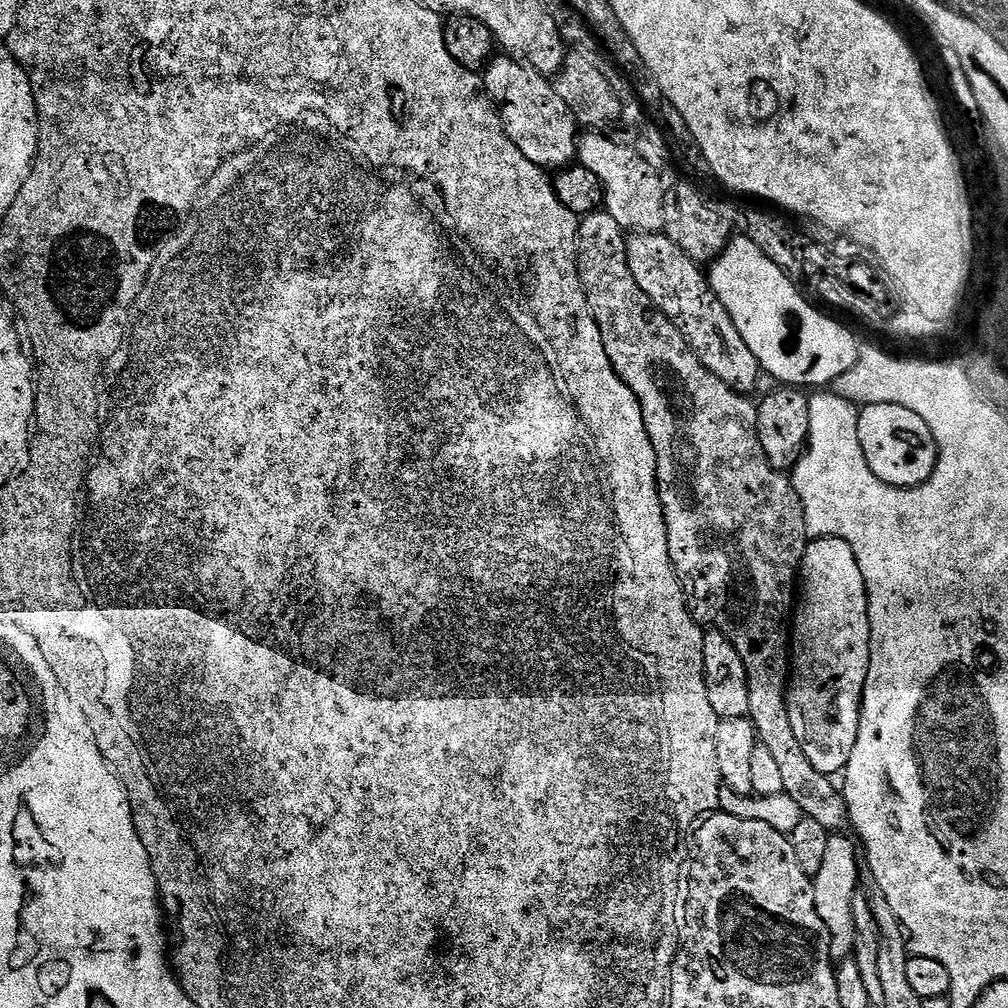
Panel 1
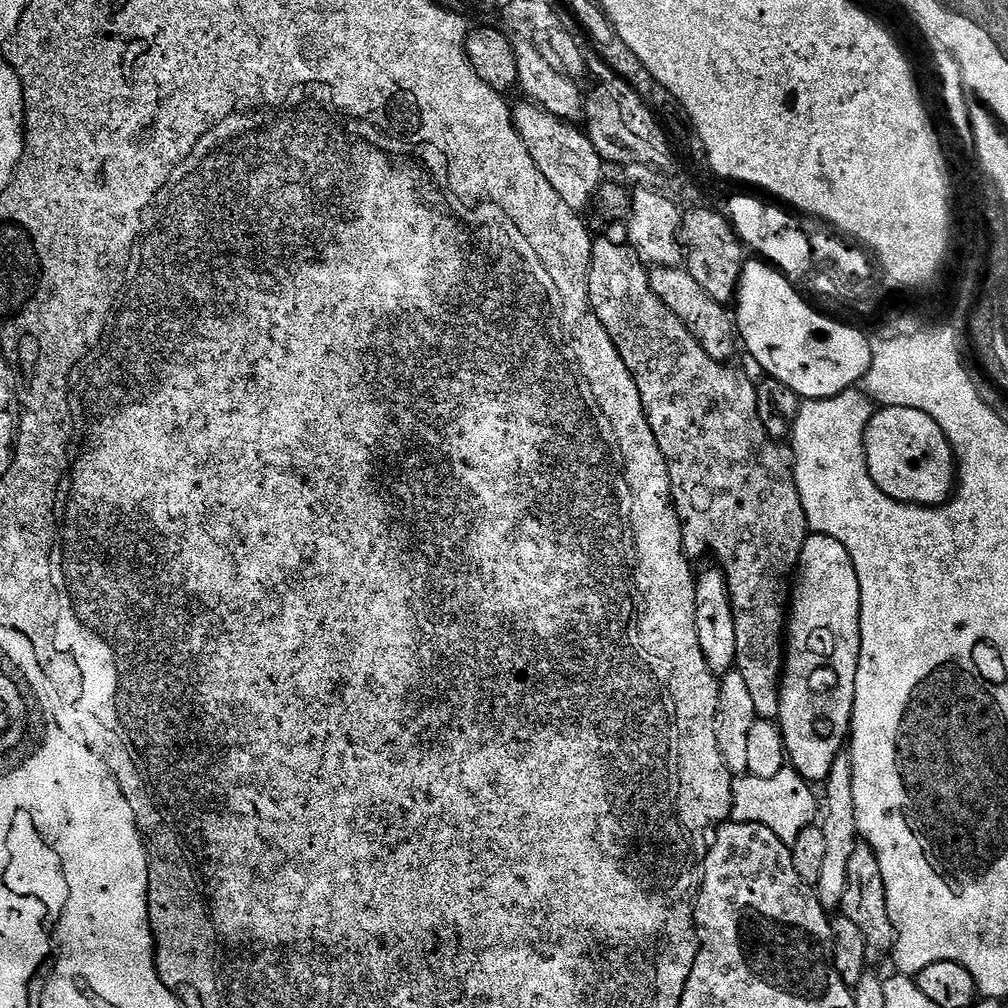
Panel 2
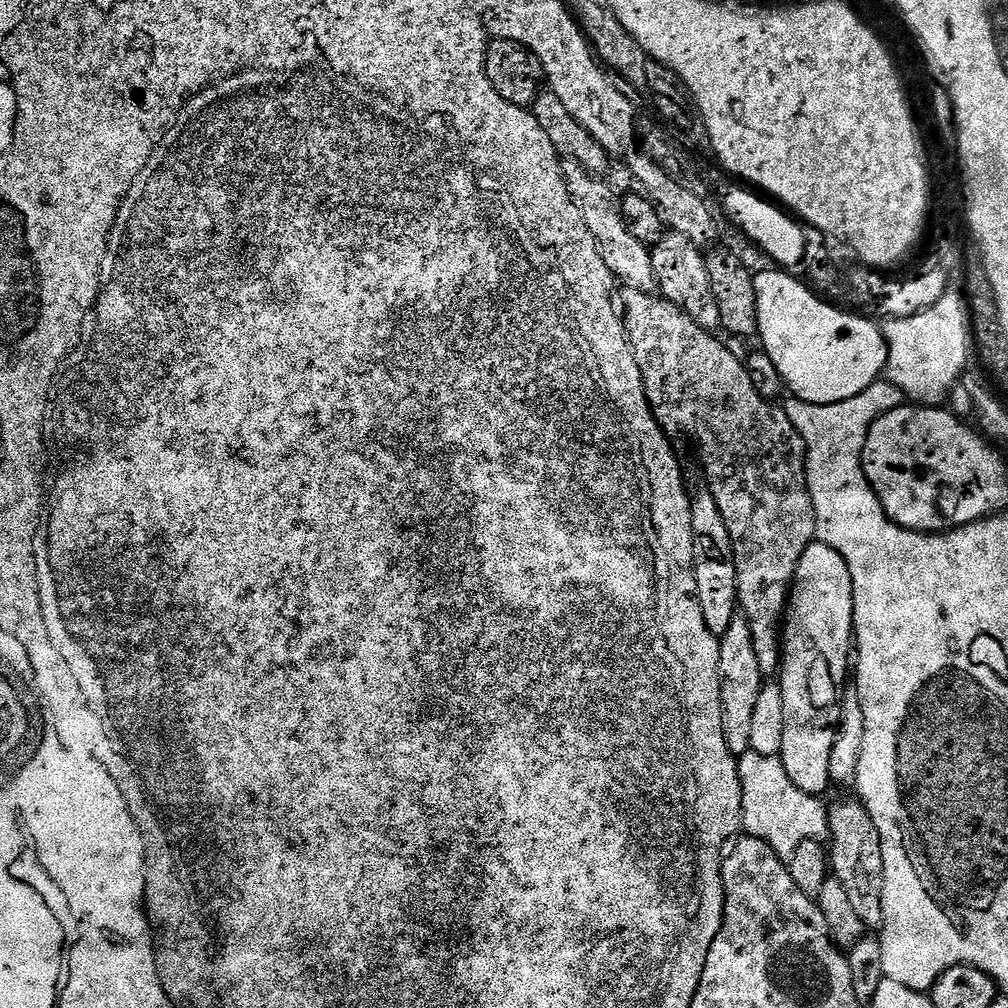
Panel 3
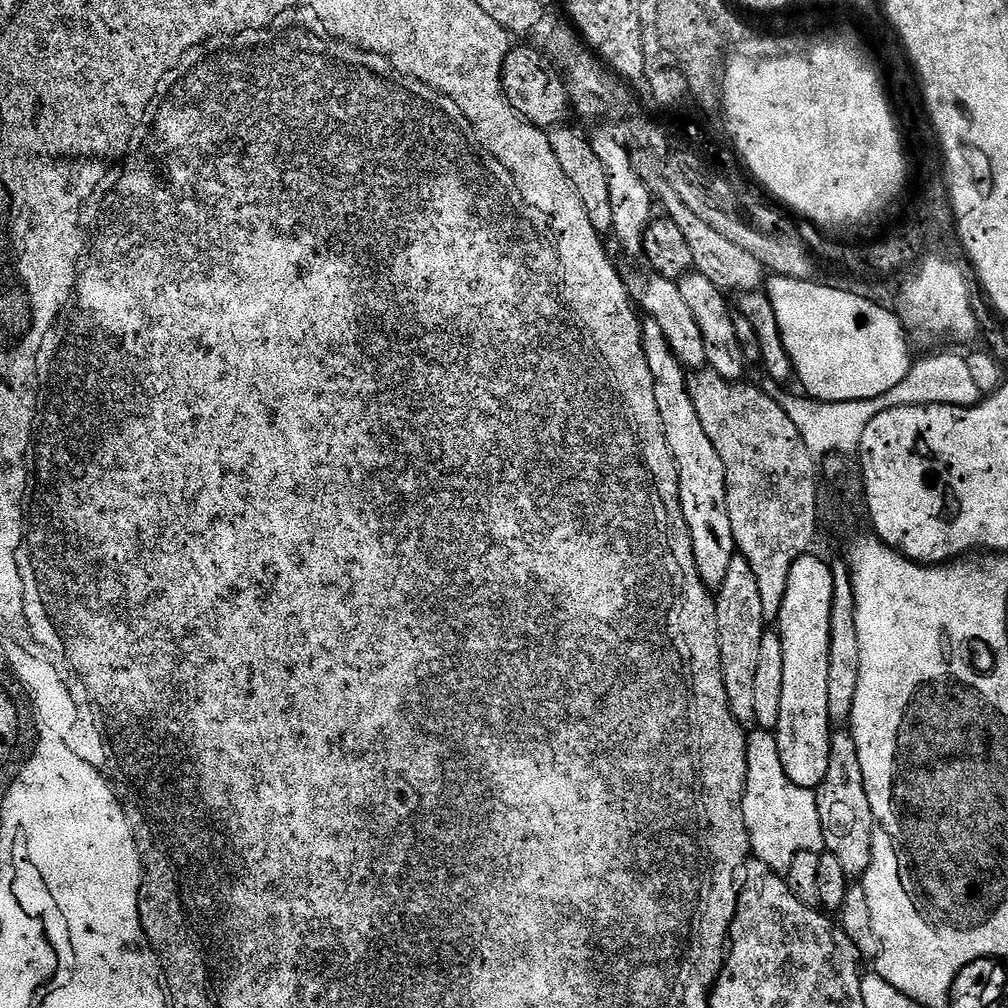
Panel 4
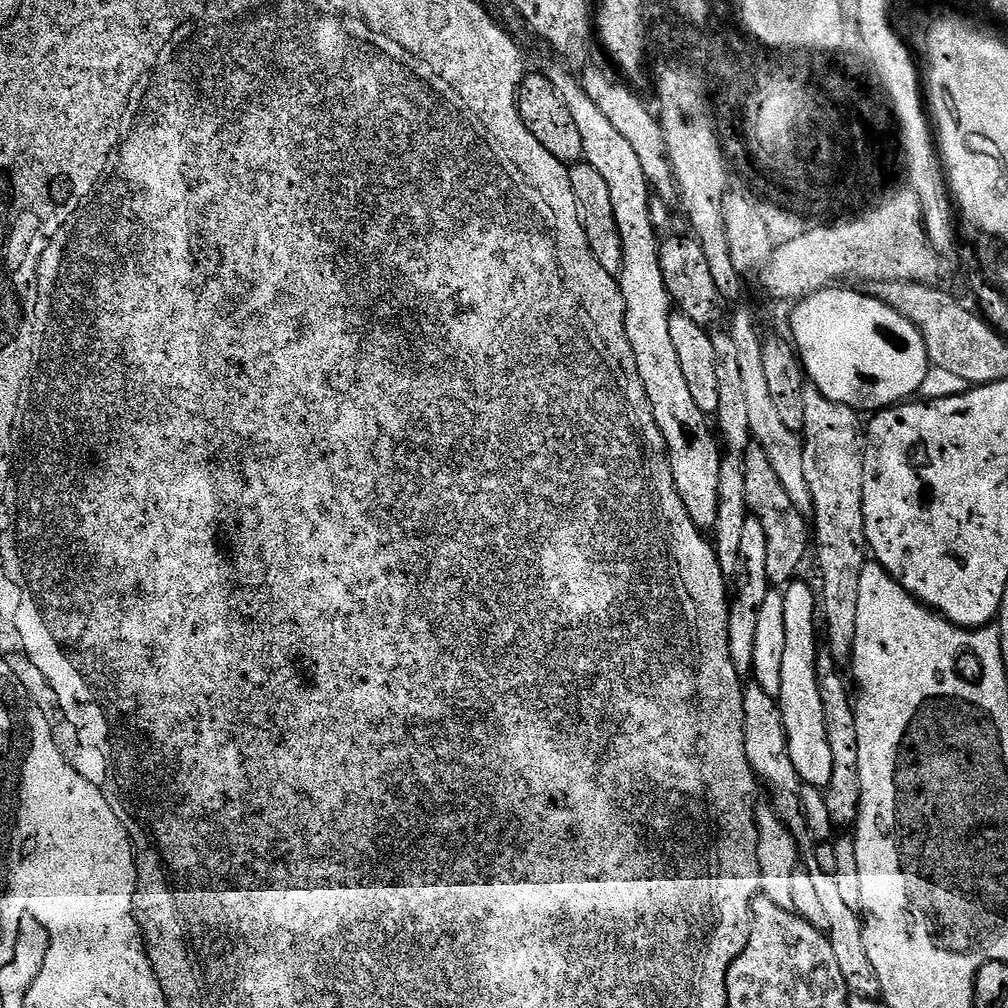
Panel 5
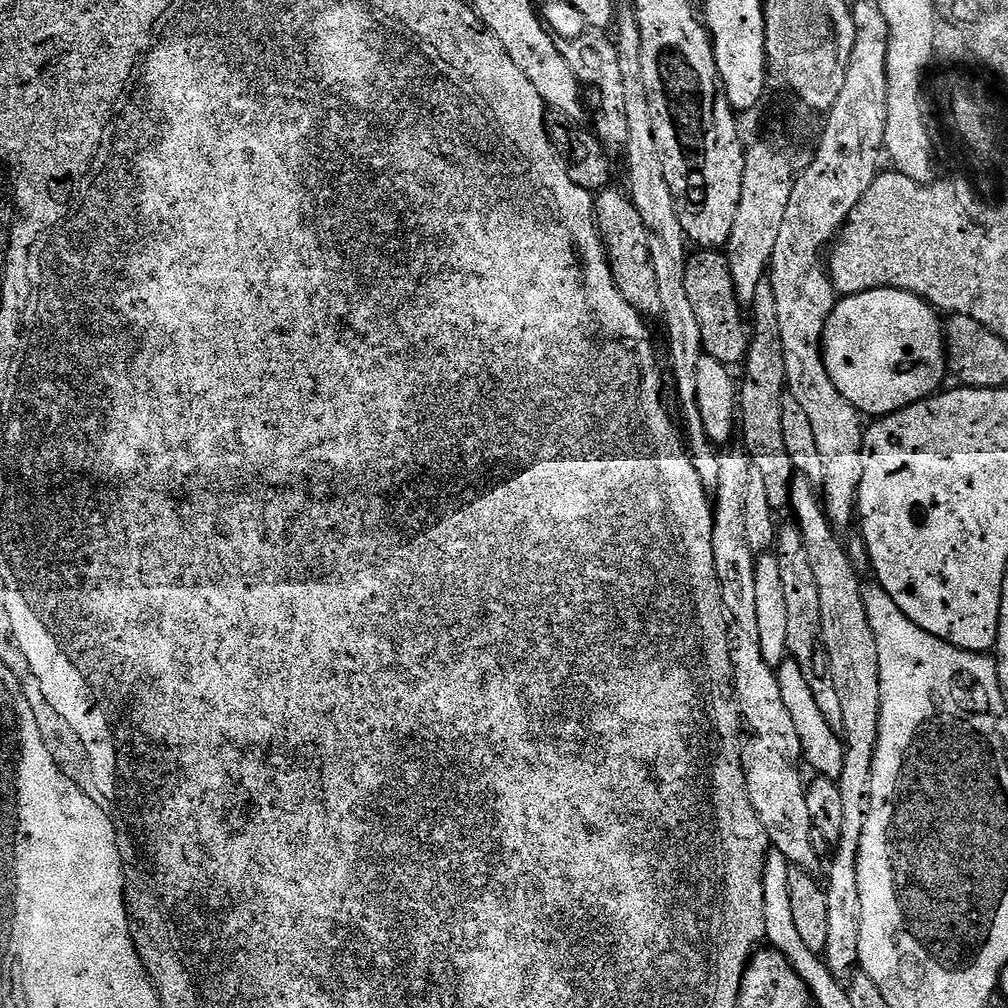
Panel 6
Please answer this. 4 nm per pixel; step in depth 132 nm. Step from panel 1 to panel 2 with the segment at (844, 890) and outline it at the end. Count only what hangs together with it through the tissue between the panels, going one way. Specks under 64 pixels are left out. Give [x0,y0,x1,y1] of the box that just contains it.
[814,754,860,910]

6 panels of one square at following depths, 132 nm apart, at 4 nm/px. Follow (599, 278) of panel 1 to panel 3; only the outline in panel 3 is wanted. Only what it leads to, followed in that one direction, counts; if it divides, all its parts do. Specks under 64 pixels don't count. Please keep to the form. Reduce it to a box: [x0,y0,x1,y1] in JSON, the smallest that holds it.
[622,287,816,677]

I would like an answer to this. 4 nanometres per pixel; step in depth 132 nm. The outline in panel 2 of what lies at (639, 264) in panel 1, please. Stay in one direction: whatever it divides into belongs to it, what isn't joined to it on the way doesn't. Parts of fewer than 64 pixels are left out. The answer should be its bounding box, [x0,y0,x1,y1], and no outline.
[648,267,738,362]

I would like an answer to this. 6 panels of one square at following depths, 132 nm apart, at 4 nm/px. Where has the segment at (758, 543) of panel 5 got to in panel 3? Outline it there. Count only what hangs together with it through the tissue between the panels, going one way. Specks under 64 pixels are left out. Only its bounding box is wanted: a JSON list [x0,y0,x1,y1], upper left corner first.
[718,614,762,758]

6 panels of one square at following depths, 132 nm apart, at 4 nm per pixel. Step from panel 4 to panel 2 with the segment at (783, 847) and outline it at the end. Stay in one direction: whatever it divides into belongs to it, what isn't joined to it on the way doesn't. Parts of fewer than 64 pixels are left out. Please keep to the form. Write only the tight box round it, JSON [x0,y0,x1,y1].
[732,767,818,846]

